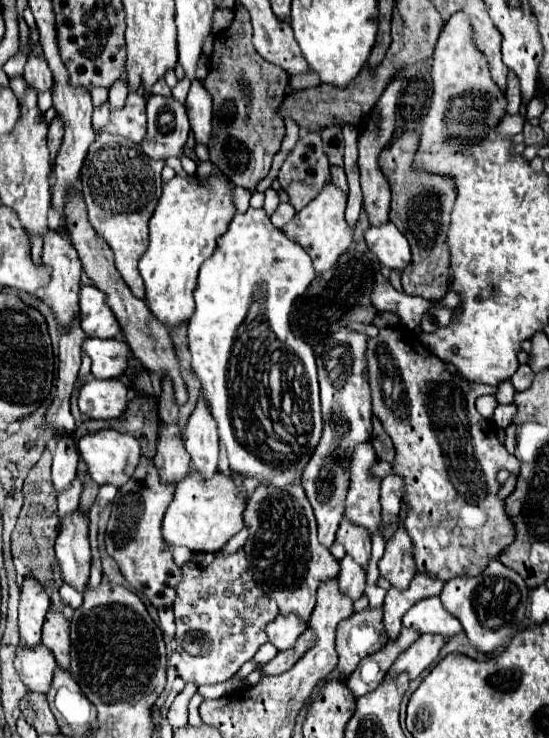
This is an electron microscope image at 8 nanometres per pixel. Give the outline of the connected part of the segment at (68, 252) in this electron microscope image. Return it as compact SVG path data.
M48 230L44 234L44 254L42 262L52 268L52 280L46 286L46 298L52 300L52 312L60 318L60 324L66 328L68 322L78 312L78 292L80 292L80 274L82 274L82 262L76 254L74 244L70 242L70 236L66 230Z

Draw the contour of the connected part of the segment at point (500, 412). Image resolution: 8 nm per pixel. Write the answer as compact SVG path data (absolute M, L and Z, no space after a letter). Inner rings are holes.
M508 404L508 406L498 406L496 412L494 412L494 422L500 426L500 428L506 428L512 424L512 416L516 414L516 406L514 404Z

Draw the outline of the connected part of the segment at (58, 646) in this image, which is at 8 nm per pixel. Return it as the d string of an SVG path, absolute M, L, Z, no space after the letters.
M50 608L46 614L44 630L42 630L42 644L46 644L46 648L52 650L60 668L70 668L68 628L70 628L68 618L62 612Z

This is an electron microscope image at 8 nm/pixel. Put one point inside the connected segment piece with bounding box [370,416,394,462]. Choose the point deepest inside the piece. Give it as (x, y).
(382, 444)

